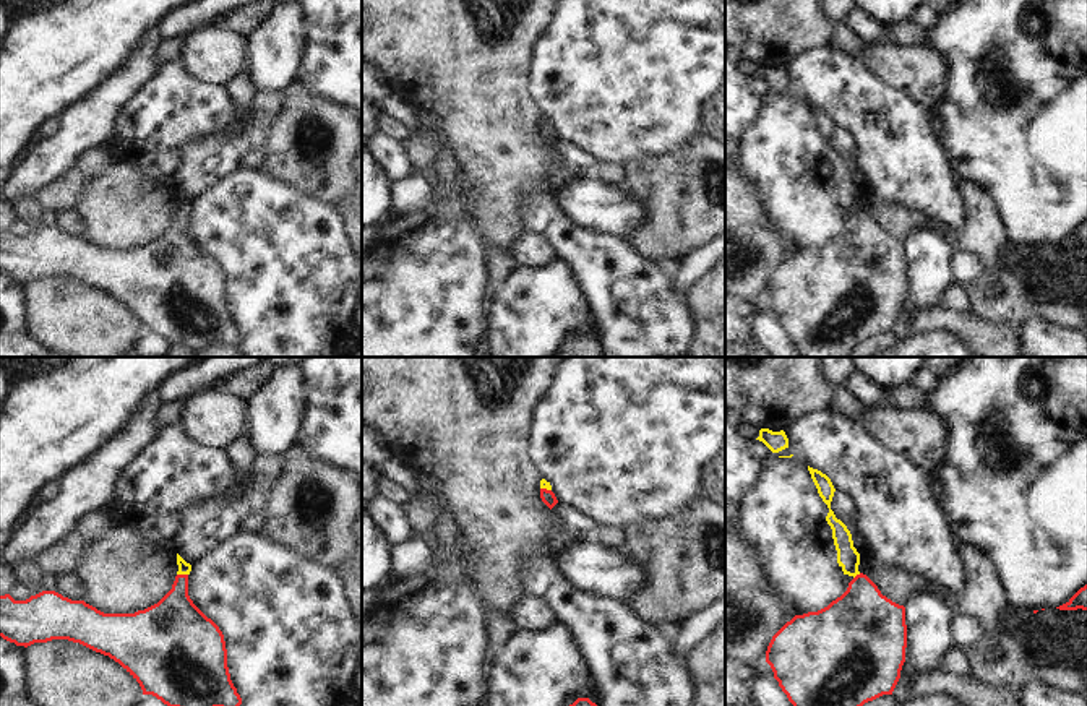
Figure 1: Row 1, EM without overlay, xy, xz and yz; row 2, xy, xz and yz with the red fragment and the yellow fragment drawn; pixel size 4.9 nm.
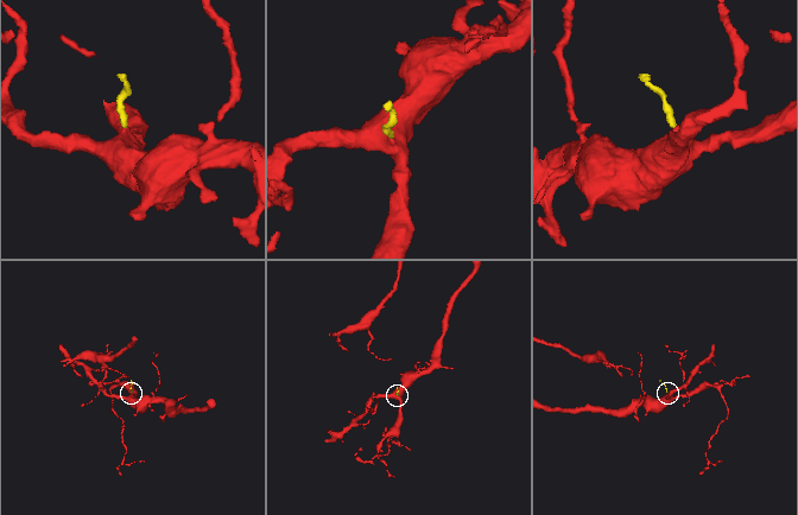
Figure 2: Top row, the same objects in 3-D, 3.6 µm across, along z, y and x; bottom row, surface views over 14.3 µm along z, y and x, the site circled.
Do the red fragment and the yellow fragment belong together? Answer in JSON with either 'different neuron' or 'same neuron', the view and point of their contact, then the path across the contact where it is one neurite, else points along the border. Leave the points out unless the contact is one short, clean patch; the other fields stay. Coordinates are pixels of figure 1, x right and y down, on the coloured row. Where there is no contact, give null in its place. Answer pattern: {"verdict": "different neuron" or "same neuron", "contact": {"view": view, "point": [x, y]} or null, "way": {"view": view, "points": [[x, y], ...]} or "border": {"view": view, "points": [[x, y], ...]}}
{"verdict": "same neuron", "contact": {"view": "xy", "point": [182, 575]}, "way": {"view": "xy", "points": [[174, 624], [182, 575], [184, 568]]}}

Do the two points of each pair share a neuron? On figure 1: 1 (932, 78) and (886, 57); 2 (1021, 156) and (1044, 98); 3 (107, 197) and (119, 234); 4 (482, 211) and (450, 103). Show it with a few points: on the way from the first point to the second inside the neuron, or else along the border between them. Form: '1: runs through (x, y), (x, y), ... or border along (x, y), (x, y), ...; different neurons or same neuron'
1: runs through (920, 72), (897, 67); same neuron
2: runs through (1035, 142), (1044, 133), (1044, 112); same neuron
3: runs through (117, 206), (119, 224); same neuron
4: runs through (489, 184), (489, 142), (477, 130); same neuron

